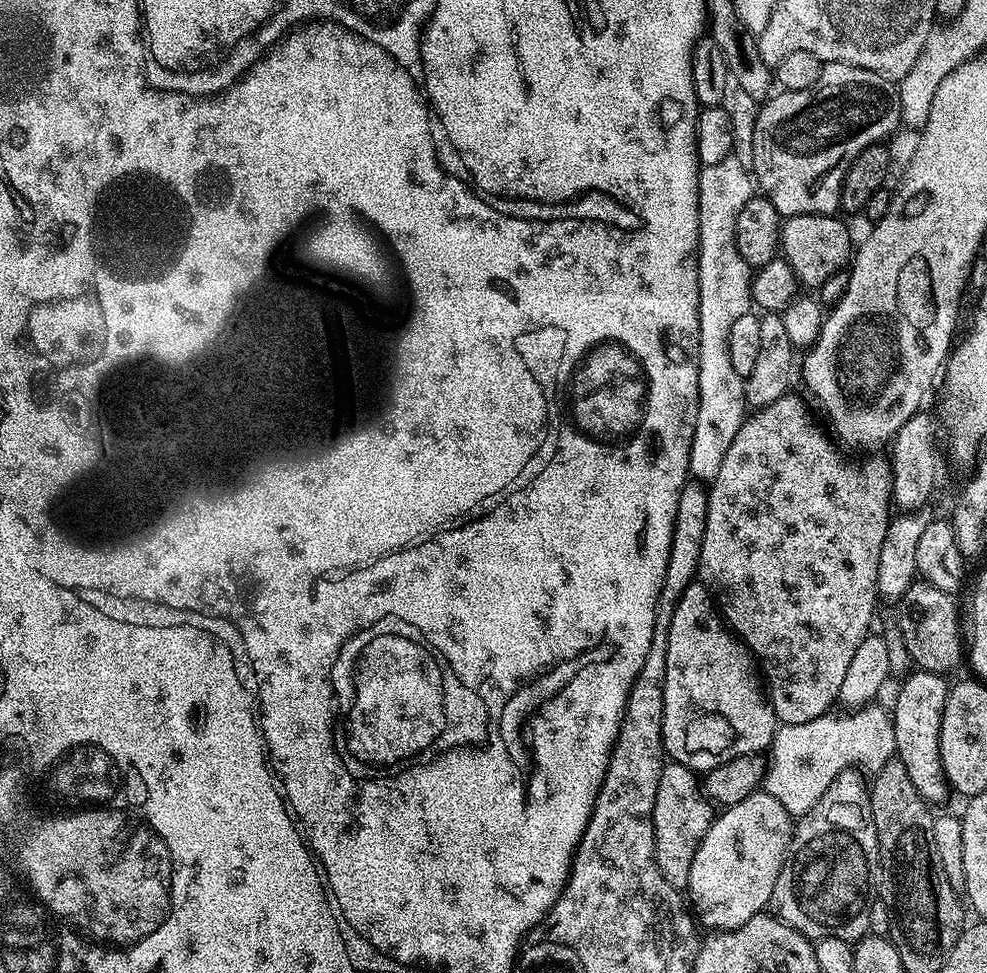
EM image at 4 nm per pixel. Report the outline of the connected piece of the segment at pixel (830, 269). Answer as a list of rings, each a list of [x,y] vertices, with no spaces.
[[[802,214],[787,217],[780,226],[780,246],[782,259],[794,270],[797,281],[804,284],[805,289],[816,290],[826,278],[836,272],[845,271],[854,256],[854,243],[848,228],[839,220],[839,215],[819,216],[818,214]]]

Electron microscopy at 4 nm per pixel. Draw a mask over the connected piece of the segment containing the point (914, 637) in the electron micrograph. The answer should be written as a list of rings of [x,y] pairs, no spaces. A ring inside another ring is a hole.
[[[917,578],[898,601],[898,631],[902,634],[902,642],[906,642],[906,650],[917,669],[948,674],[959,662],[960,651],[963,648],[965,651],[966,644],[965,641],[964,644],[960,641],[960,608],[956,605],[956,599],[953,593],[938,590],[938,586],[929,580]]]

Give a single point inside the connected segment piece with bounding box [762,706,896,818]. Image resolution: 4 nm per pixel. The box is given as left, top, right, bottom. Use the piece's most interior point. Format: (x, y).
(807, 756)

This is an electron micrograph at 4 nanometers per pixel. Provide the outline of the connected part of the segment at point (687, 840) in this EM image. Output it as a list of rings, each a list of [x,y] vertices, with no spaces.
[[[675,762],[665,763],[662,774],[658,778],[658,794],[654,794],[654,810],[652,811],[652,825],[654,826],[654,858],[662,878],[670,882],[678,890],[687,889],[690,878],[690,862],[694,862],[694,854],[706,834],[706,830],[712,825],[714,819],[714,805],[707,799],[701,781],[697,773],[691,768]]]

